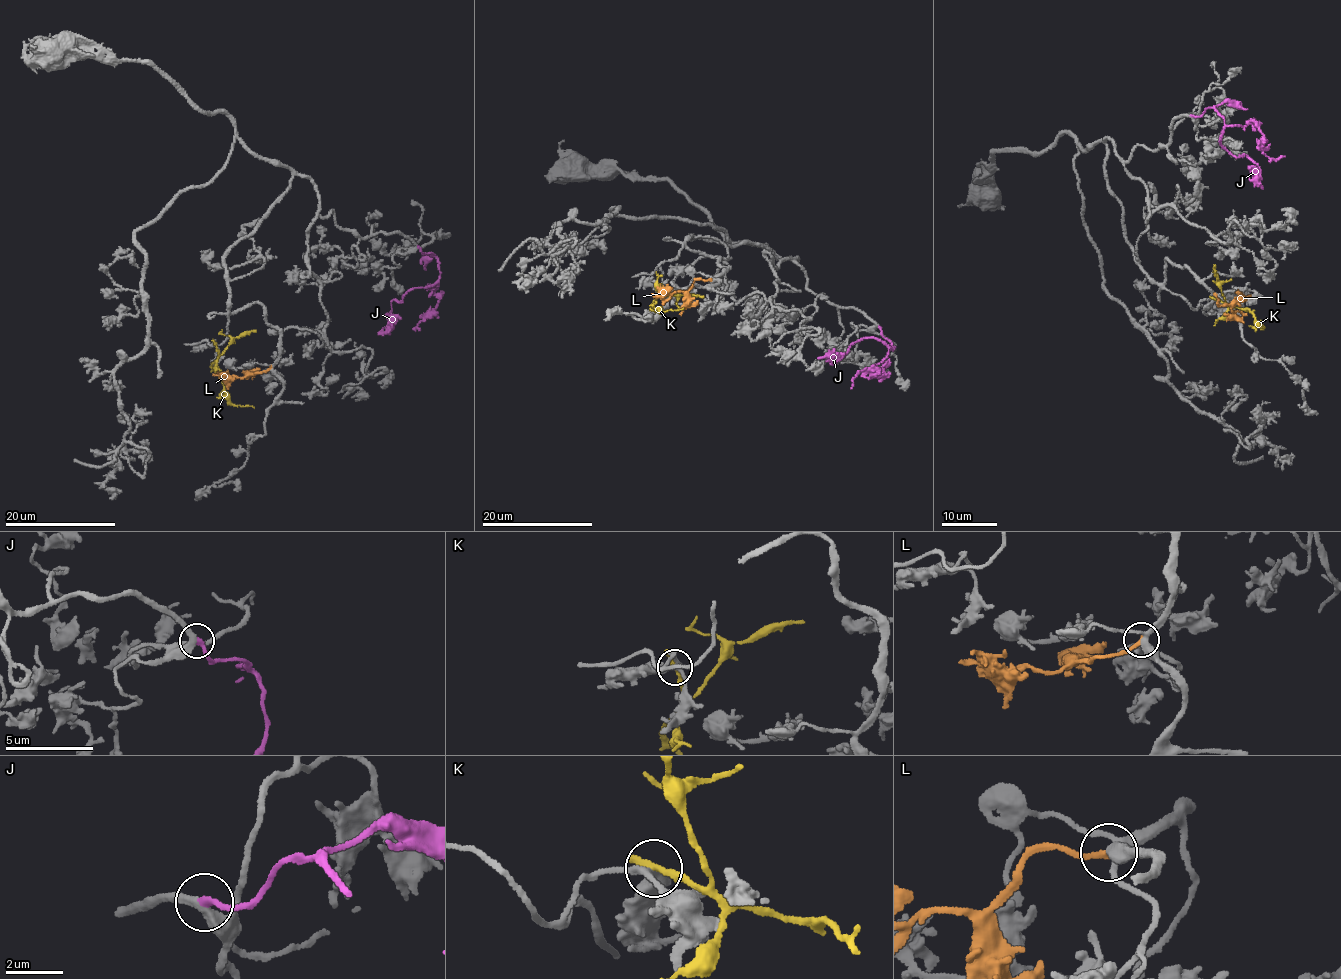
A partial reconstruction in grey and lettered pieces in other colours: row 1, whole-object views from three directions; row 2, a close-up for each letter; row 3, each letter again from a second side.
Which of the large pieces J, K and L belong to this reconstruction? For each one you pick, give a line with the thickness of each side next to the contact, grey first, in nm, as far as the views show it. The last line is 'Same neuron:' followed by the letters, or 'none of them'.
J: 340/240 nm
L: 320/240 nm
Same neuron: J, L

